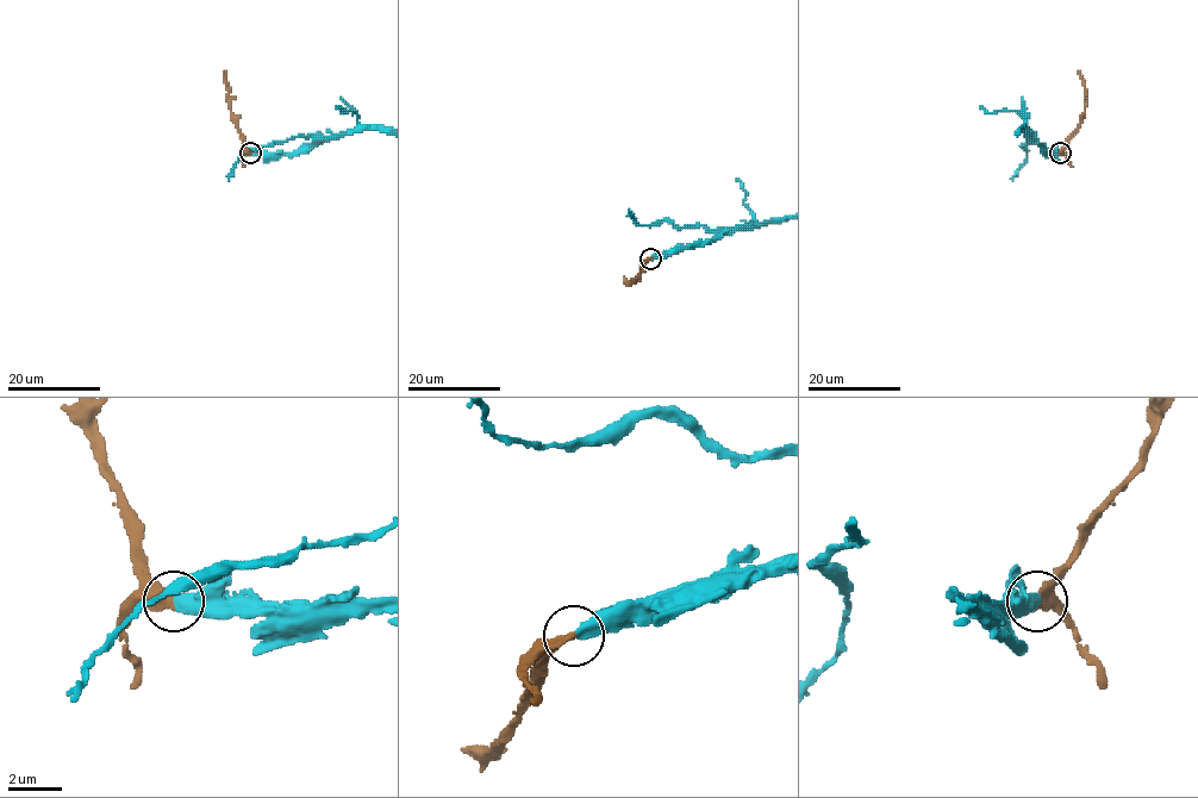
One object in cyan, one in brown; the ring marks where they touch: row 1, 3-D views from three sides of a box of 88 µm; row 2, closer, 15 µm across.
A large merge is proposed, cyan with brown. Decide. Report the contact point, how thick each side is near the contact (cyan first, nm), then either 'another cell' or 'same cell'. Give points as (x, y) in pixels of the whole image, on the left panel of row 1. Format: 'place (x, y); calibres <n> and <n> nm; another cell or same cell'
place (250, 153); calibres 500 and 400 nm; same cell

